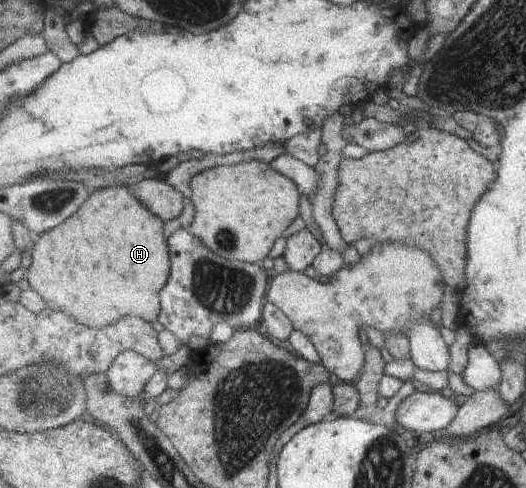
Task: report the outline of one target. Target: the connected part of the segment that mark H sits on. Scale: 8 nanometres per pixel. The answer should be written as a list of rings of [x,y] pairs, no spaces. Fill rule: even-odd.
[[[107,187],[92,192],[92,197],[86,201],[86,205],[76,215],[72,215],[66,223],[62,223],[60,227],[36,238],[31,265],[26,270],[25,276],[31,288],[34,291],[40,291],[40,295],[48,301],[48,309],[56,309],[58,312],[64,311],[64,313],[80,319],[80,323],[84,323],[88,327],[108,327],[108,325],[122,321],[126,315],[136,315],[136,317],[144,318],[144,321],[148,323],[153,323],[159,319],[162,309],[161,292],[166,287],[168,280],[171,279],[171,252],[167,241],[168,239],[164,237],[164,221],[160,217],[156,217],[151,209],[140,203],[134,190],[126,189],[126,187]]]

